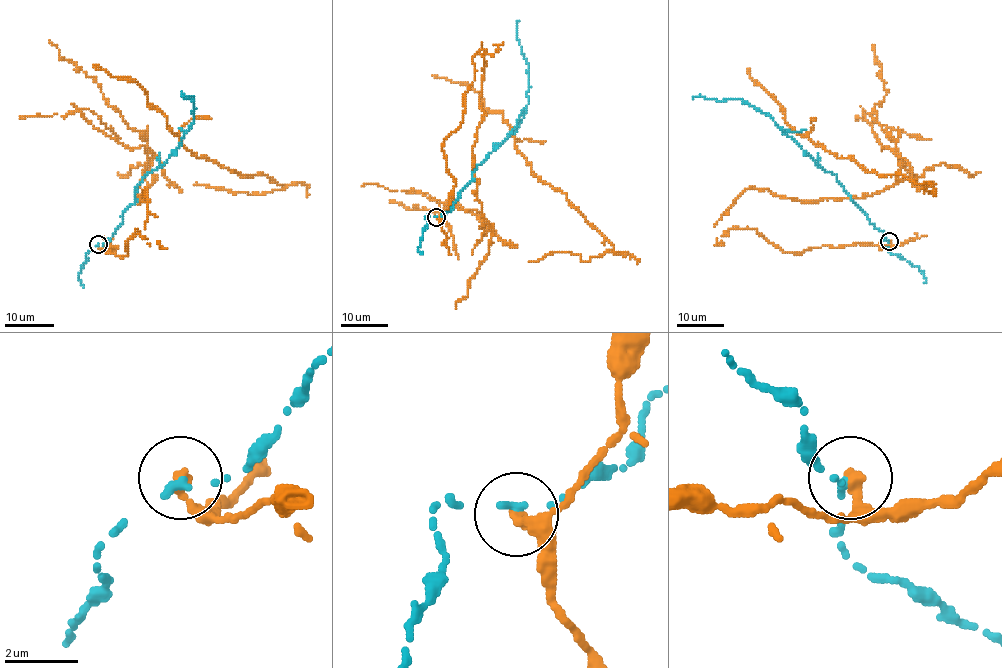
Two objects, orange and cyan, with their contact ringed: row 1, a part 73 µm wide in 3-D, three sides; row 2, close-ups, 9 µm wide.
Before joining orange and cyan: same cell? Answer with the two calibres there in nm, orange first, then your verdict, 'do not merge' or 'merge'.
360/220 nm | do not merge

